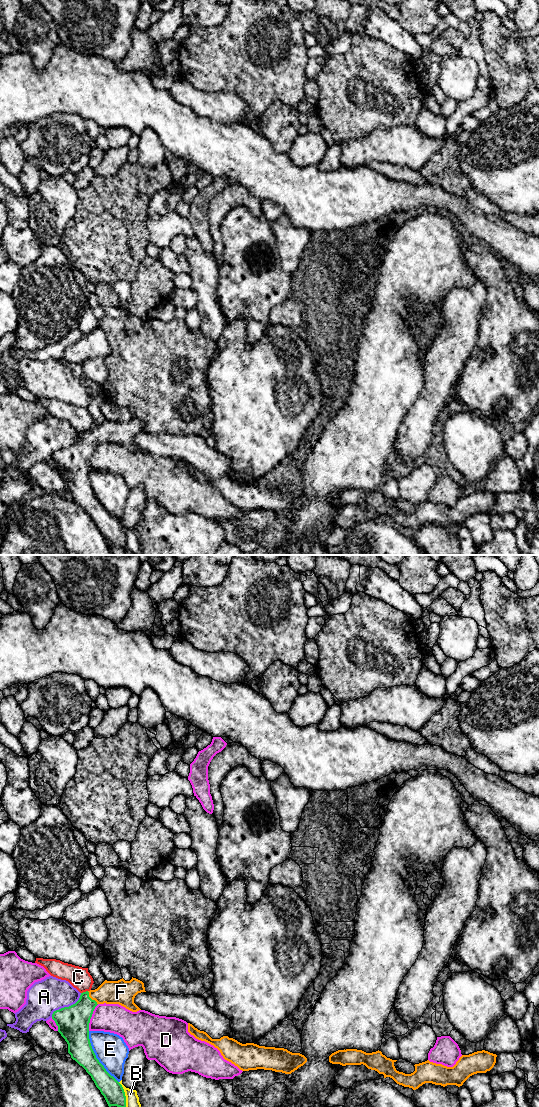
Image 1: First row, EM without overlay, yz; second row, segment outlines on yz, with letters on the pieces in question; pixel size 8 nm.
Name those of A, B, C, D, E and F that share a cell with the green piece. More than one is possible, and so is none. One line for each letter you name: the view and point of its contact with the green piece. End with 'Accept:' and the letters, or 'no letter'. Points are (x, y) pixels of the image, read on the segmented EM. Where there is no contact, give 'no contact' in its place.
F: contact yz (90, 998)
Accept: F

